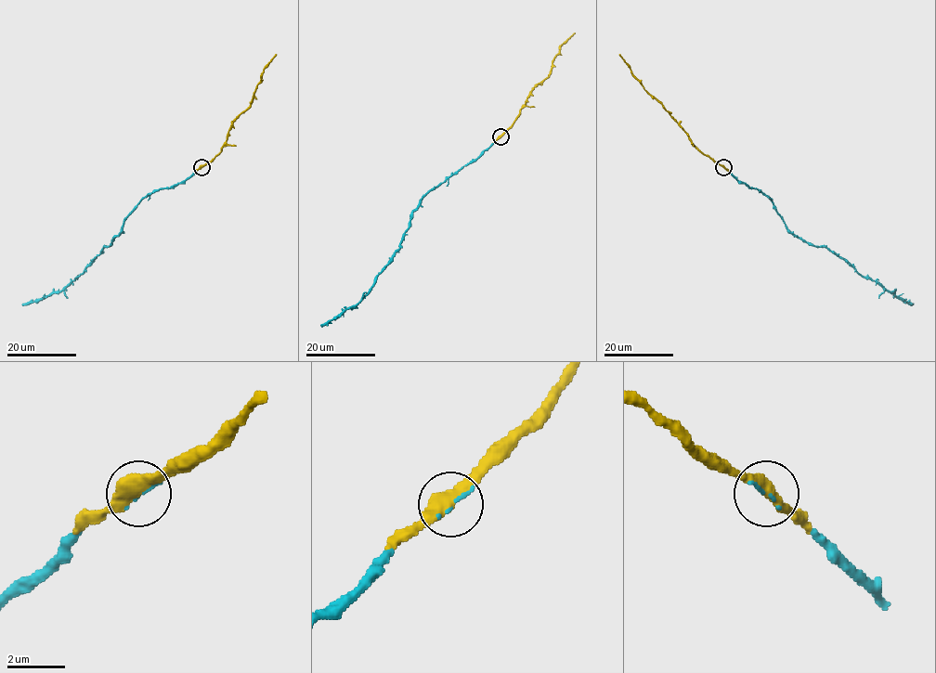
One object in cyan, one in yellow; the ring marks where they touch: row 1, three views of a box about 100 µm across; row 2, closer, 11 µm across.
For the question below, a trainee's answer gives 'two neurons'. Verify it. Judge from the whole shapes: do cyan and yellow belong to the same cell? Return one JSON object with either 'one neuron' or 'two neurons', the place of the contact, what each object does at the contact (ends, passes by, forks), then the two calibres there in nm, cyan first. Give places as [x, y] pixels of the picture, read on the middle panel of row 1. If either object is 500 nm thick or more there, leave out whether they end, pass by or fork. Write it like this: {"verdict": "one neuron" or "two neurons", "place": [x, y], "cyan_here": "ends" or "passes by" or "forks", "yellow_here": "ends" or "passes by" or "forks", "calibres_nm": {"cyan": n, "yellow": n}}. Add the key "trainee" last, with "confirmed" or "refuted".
{"verdict": "one neuron", "place": [500, 136], "cyan_here": "ends", "yellow_here": "passes by", "calibres_nm": {"cyan": 80, "yellow": 480}, "trainee": "refuted"}

